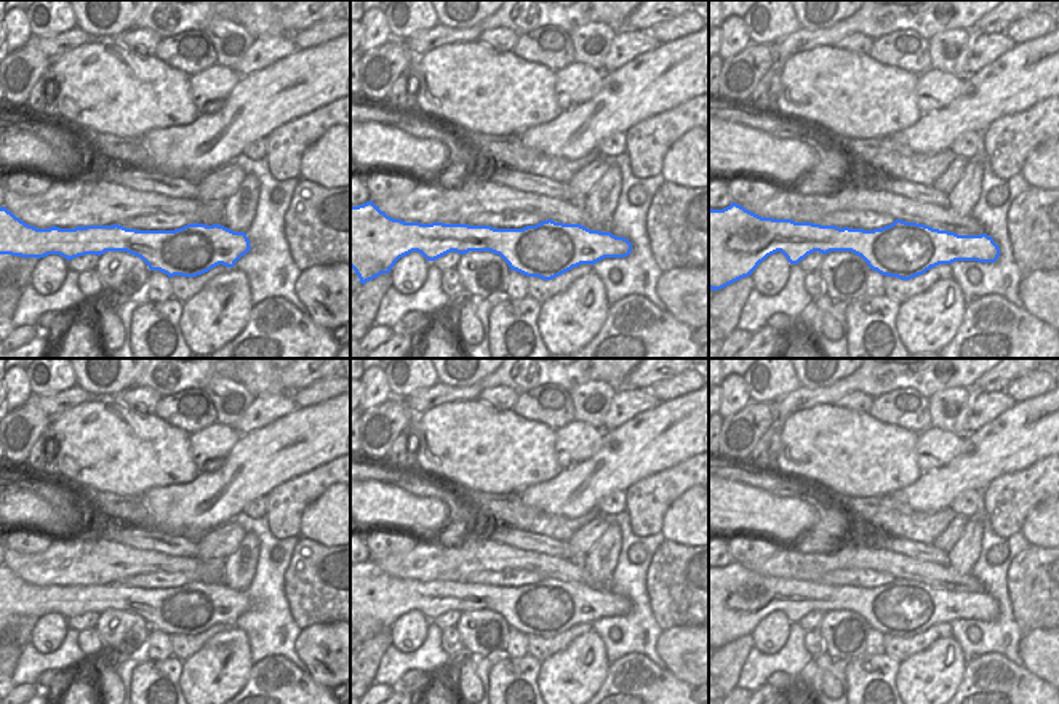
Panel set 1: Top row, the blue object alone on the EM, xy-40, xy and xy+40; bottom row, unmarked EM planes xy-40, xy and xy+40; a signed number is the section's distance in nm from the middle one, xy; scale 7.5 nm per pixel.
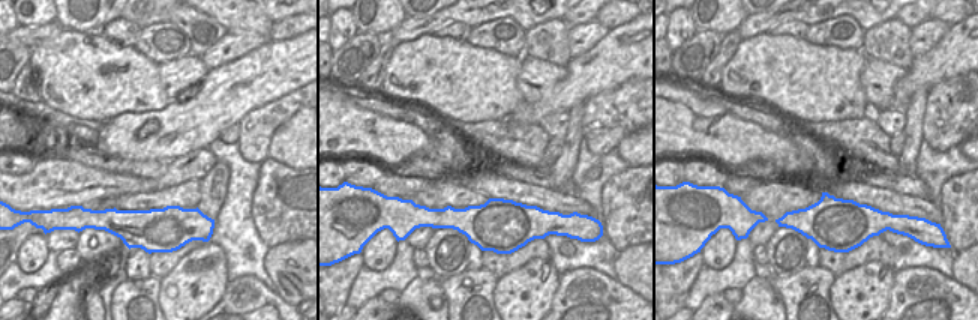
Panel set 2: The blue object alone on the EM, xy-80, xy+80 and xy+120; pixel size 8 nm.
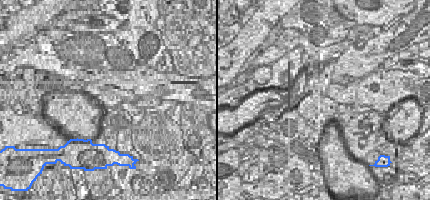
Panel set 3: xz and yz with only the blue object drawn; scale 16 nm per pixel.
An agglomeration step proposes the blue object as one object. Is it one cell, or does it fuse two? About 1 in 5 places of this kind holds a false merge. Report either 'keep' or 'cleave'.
keep

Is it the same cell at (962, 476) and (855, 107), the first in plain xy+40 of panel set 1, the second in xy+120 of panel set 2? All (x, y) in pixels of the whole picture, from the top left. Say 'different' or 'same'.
different

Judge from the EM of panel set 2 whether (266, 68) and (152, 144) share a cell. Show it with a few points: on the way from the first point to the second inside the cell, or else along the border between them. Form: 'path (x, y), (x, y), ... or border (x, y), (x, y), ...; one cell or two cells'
path (239, 87), (180, 135); one cell

